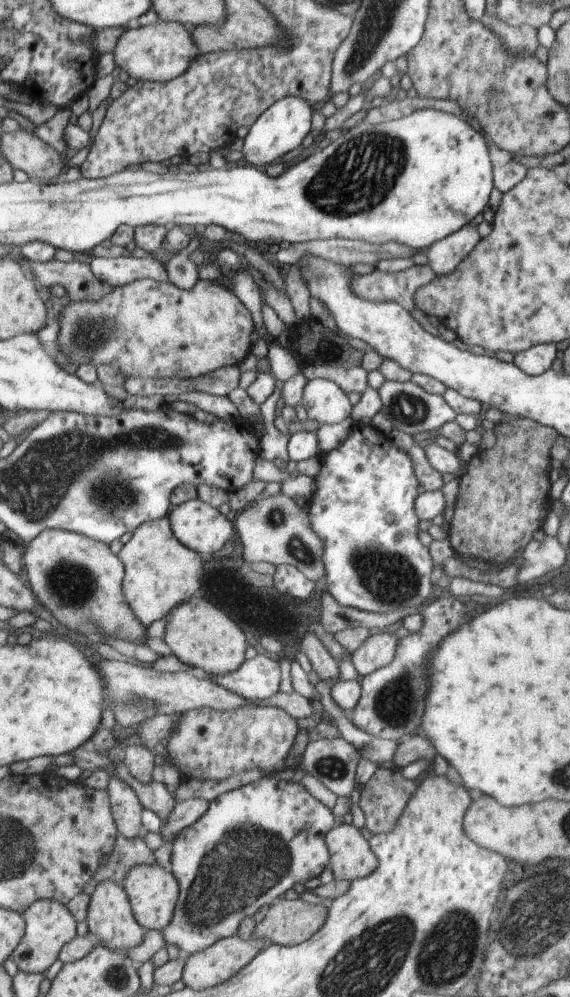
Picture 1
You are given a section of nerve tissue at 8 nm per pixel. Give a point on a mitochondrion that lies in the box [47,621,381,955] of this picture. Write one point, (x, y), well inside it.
(222, 890)

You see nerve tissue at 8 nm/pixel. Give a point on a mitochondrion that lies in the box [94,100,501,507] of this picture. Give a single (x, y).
(362, 171)

